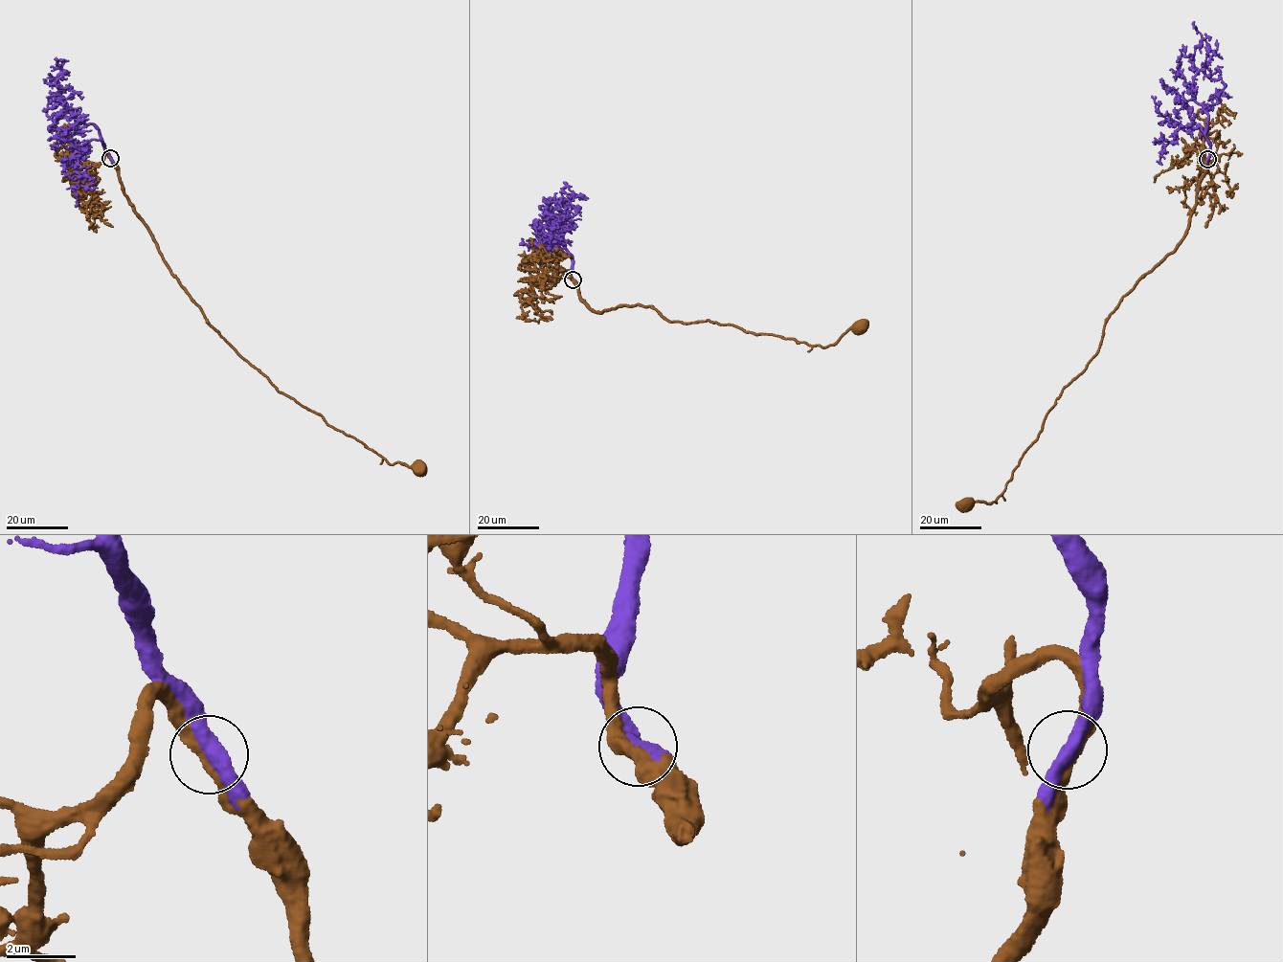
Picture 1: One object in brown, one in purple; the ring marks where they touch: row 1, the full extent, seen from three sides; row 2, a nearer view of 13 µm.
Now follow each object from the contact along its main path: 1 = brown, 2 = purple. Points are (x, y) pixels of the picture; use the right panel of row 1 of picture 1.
1: (1207, 158), (1187, 234), (1179, 246), (1122, 298), (1106, 323), (1095, 354), (1056, 399), (996, 502), (965, 503)
2: (1207, 158), (1208, 117), (1193, 94), (1194, 77), (1198, 71), (1193, 57), (1195, 48), (1202, 41), (1193, 22)

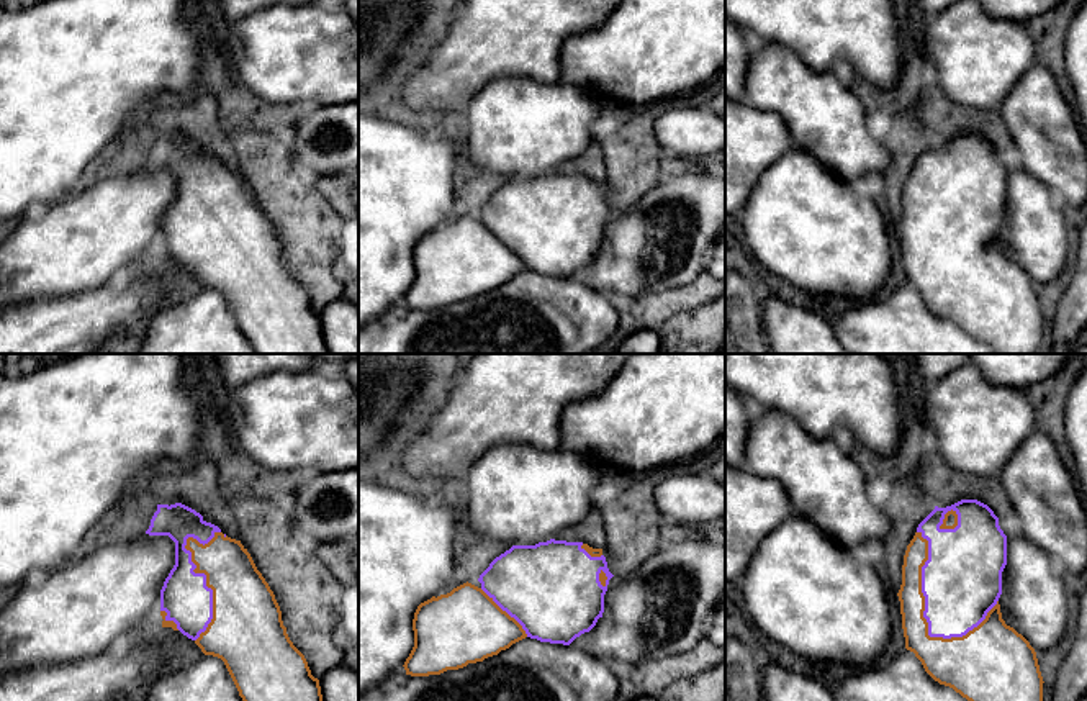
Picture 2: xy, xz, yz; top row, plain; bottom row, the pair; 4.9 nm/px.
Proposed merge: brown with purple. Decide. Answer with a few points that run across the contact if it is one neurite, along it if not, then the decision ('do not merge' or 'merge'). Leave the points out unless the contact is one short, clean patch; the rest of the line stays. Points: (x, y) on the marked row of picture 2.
merge

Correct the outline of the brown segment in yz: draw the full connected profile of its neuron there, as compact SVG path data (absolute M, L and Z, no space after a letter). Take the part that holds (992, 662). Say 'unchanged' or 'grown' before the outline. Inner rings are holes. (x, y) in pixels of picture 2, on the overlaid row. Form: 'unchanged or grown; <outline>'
grown; M977 500L935 509L918 524L902 565L900 601L905 649L940 685L967 701L1043 701L1035 649L1002 619L999 598L1007 536L994 511Z

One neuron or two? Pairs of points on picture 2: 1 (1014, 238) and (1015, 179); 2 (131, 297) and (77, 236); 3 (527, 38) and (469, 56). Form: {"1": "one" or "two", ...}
{"1": "one", "2": "two", "3": "one"}

